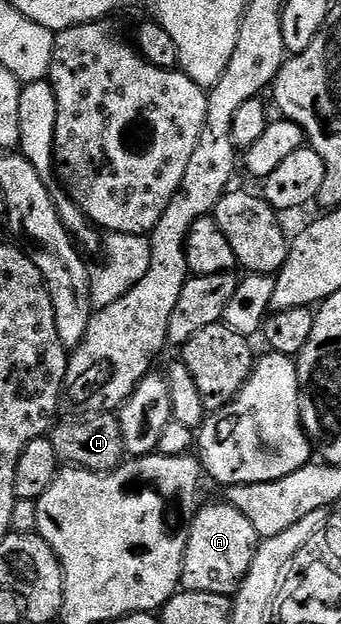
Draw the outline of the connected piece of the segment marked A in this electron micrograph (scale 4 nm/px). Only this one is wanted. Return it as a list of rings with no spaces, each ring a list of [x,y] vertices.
[[[220,501],[208,507],[200,506],[187,532],[187,548],[183,558],[182,590],[201,593],[221,593],[234,596],[253,565],[261,537],[249,517],[231,503]]]

